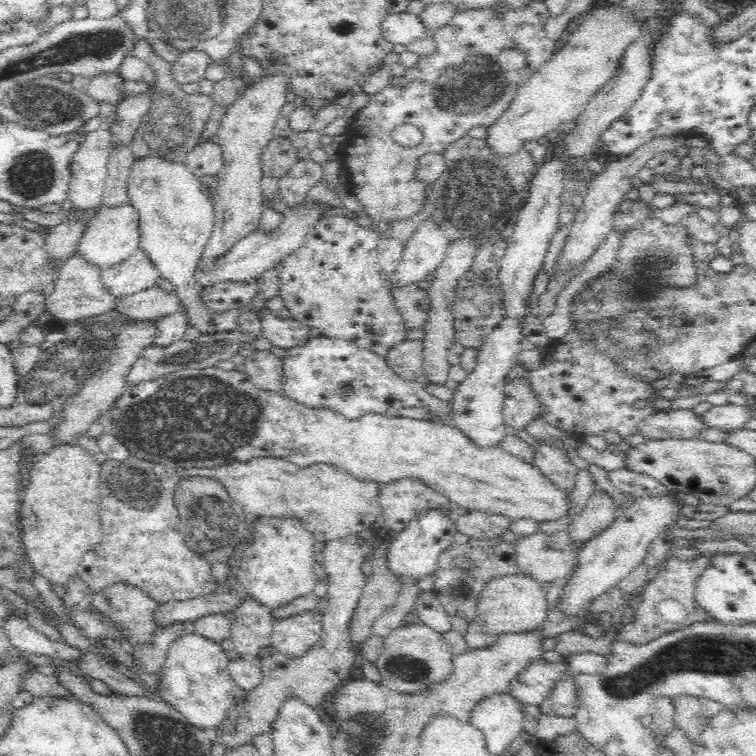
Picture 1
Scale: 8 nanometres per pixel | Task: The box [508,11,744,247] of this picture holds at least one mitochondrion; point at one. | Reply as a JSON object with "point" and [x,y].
{"point":[705,60]}

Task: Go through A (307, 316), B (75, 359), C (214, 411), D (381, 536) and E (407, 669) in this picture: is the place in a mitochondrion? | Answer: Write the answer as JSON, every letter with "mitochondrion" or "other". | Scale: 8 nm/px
{"A":"other","B":"mitochondrion","C":"mitochondrion","D":"other","E":"mitochondrion"}

